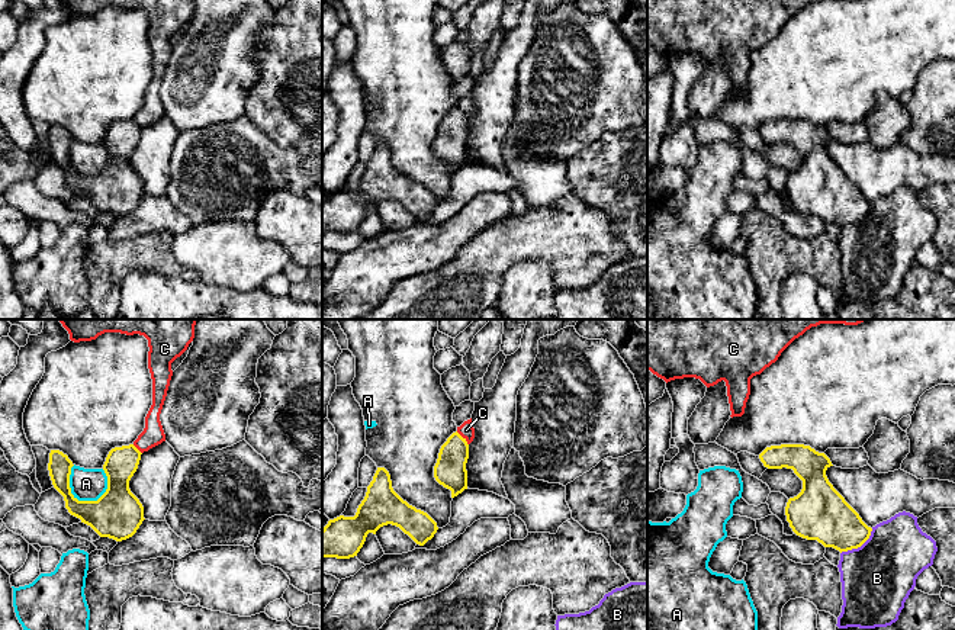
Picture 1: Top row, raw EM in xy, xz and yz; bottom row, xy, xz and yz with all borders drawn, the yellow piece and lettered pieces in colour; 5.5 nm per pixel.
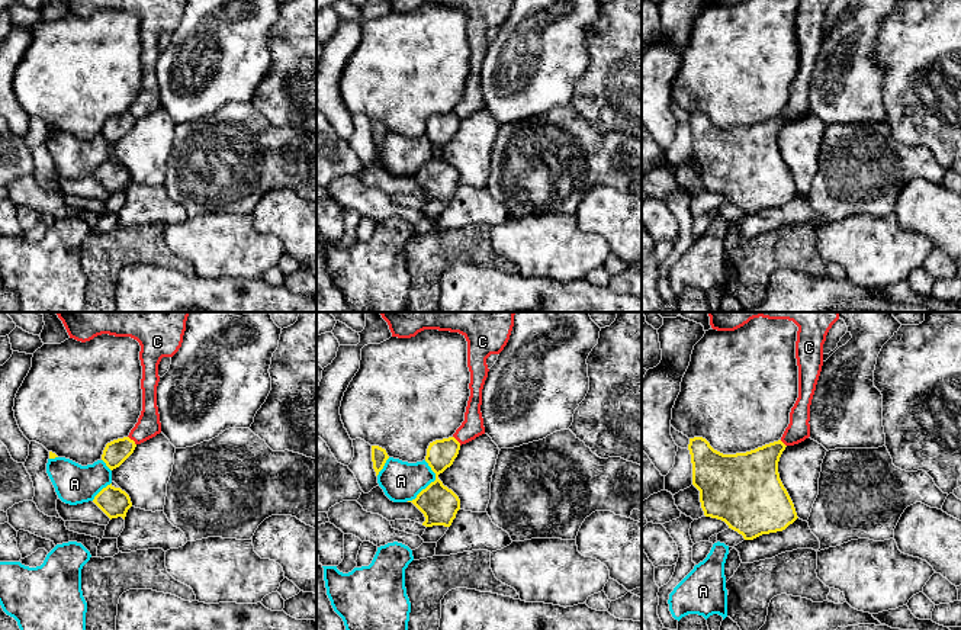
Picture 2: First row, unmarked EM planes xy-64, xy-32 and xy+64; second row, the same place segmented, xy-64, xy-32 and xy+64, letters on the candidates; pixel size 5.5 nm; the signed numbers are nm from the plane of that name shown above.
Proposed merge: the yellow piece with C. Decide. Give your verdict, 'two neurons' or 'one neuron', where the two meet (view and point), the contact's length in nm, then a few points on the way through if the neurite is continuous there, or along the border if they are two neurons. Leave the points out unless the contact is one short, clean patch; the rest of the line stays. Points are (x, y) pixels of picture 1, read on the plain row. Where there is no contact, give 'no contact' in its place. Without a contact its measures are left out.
two neurons; contact xz (463, 113); length 100 nm; border xz (456, 106), (468, 119)

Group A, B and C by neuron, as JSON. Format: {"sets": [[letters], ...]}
{"sets": [["A"], ["B"], ["C"]]}

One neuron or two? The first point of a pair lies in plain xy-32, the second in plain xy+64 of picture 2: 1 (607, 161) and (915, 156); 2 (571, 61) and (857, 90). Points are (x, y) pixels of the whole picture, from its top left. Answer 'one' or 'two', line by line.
1: one
2: one

